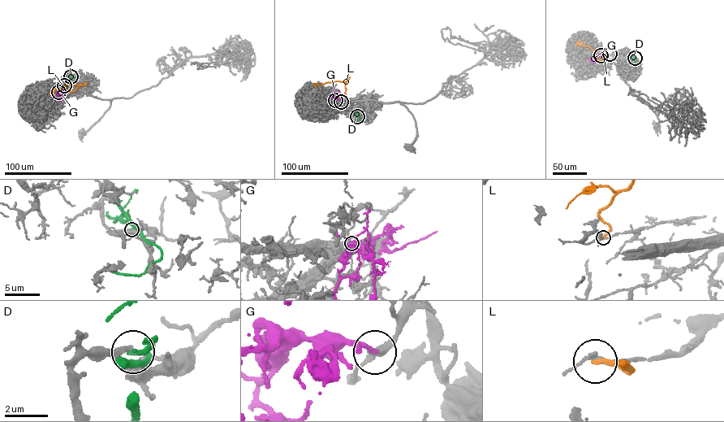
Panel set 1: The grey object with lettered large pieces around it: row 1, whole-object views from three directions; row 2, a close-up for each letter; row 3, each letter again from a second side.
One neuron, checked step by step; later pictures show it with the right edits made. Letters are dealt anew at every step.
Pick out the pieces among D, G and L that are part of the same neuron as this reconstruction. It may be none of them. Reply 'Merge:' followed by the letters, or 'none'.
Merge: G

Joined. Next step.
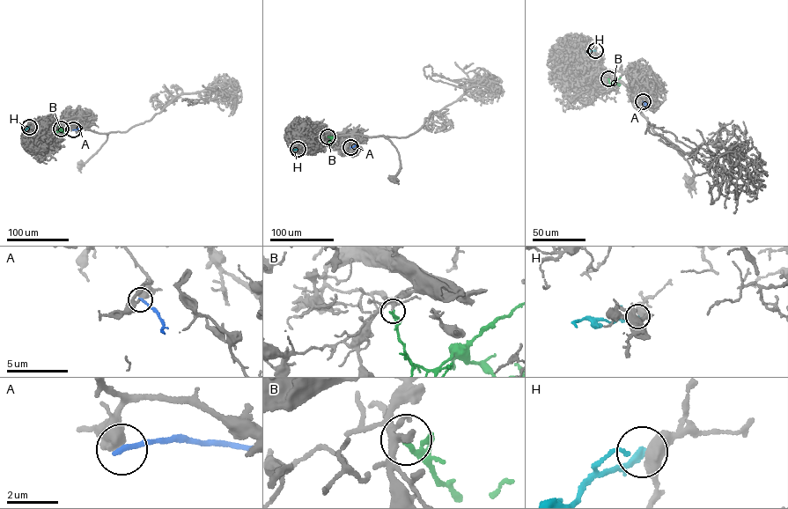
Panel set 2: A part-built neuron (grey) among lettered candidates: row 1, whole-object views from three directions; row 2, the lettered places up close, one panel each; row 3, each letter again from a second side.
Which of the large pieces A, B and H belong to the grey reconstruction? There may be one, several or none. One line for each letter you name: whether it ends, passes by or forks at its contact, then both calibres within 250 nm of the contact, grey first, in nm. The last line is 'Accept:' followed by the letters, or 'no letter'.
B: It ends there. Thickness 160 nm (grey) against 200 nm
Accept: B

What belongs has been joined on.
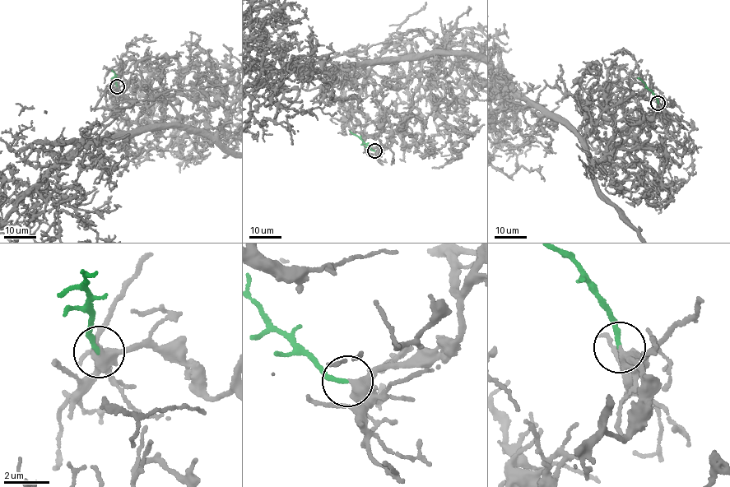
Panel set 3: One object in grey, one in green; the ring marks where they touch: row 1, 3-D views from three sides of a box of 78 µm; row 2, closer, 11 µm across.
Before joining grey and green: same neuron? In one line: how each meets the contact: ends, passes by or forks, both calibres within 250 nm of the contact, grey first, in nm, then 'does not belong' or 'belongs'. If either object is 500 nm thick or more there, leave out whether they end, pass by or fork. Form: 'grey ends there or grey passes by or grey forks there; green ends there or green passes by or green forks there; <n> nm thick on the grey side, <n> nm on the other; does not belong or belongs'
grey passes by; green ends there; 400 nm thick on the grey side, 190 nm on the other; belongs

